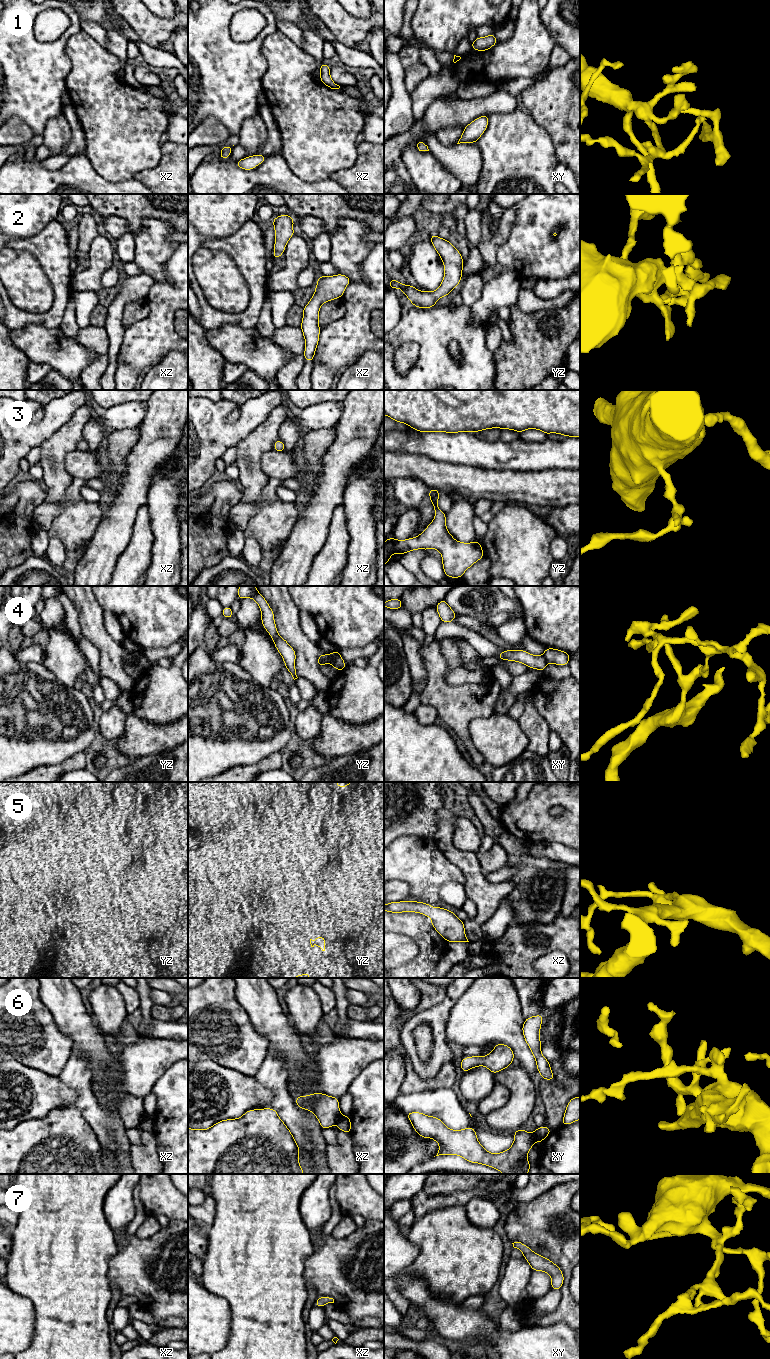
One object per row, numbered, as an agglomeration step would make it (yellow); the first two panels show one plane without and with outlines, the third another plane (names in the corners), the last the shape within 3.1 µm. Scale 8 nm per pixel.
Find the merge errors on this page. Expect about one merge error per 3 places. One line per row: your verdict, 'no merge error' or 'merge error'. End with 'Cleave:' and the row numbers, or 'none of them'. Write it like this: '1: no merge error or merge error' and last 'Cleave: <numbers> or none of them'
1: no merge error
2: no merge error
3: no merge error
4: merge error
5: no merge error
6: merge error
7: no merge error
Cleave: 4, 6

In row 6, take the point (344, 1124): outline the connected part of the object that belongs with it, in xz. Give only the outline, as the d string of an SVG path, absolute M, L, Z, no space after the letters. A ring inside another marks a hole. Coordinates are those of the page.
M344 1115L344 1116L340 1116L340 1118L337 1121L337 1125L338 1125L338 1129L340 1129L341 1131L350 1134L351 1131L351 1121L349 1116Z

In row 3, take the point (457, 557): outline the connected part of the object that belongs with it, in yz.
M429 489L429 498L434 507L435 518L425 531L416 537L397 540L393 537L384 542L384 566L393 554L405 554L412 550L436 549L441 553L445 576L463 577L464 572L484 557L482 546L478 541L459 542L453 538L446 527L446 514L438 507L440 493L437 489Z

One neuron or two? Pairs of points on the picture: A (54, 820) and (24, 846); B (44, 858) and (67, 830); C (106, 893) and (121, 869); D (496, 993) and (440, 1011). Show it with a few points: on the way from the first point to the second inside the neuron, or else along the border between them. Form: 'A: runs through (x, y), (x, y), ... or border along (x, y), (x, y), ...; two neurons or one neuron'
A: runs through (47, 826), (31, 842); one neuron
B: runs through (51, 851), (65, 837); one neuron
C: runs through (111, 887), (115, 875); one neuron
D: border along (467, 988), (458, 997), (451, 1009), (444, 1029); two neurons

